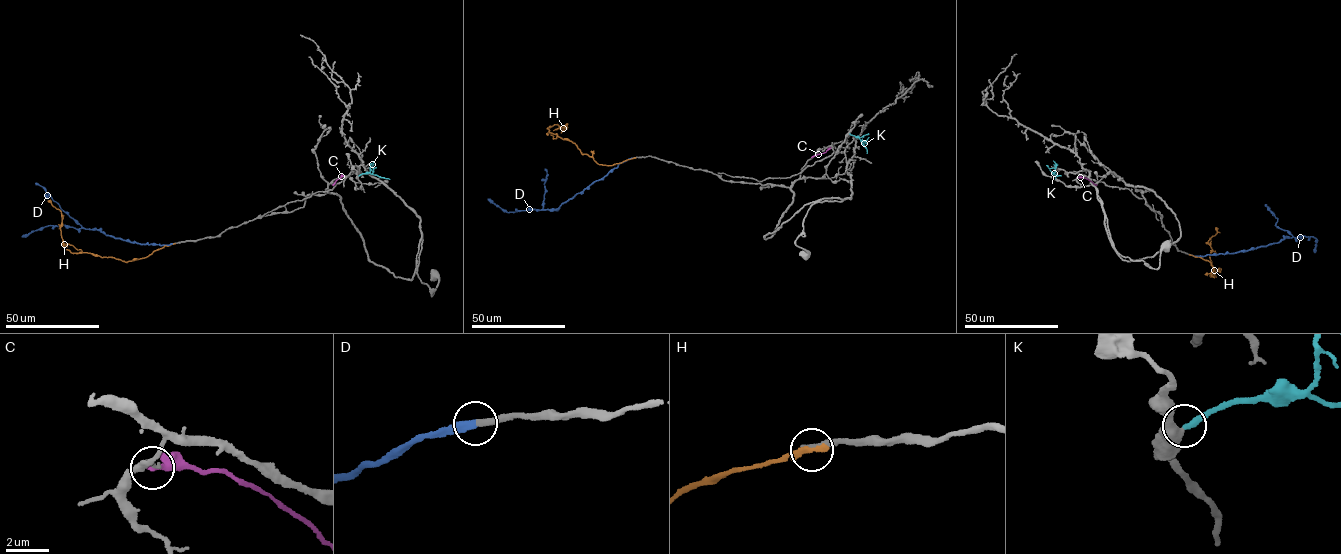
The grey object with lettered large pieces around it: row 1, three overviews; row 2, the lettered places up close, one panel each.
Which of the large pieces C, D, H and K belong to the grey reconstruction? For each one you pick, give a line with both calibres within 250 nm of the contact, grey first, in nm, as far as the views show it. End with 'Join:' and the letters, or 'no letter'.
D: 280 nm thick on the grey side, 400 nm on the other
Join: D

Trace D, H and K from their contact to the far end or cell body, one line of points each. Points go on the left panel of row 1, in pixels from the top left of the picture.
D: (172, 243), (133, 243), (96, 229), (85, 229), (35, 183)
H: (173, 244), (126, 261), (86, 252), (73, 253), (63, 246), (60, 229), (62, 214), (48, 201)
K: (359, 175), (372, 173), (389, 179)

